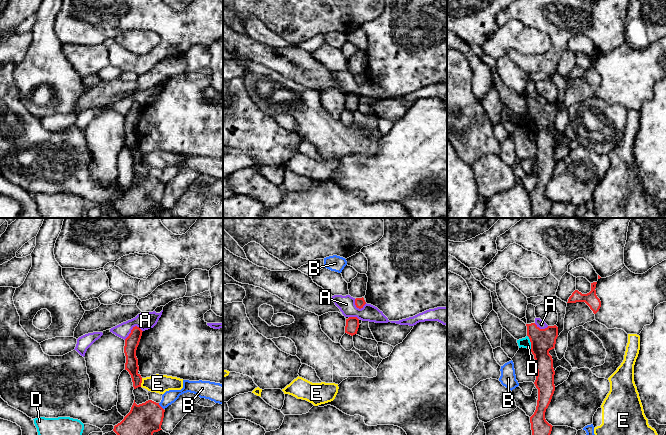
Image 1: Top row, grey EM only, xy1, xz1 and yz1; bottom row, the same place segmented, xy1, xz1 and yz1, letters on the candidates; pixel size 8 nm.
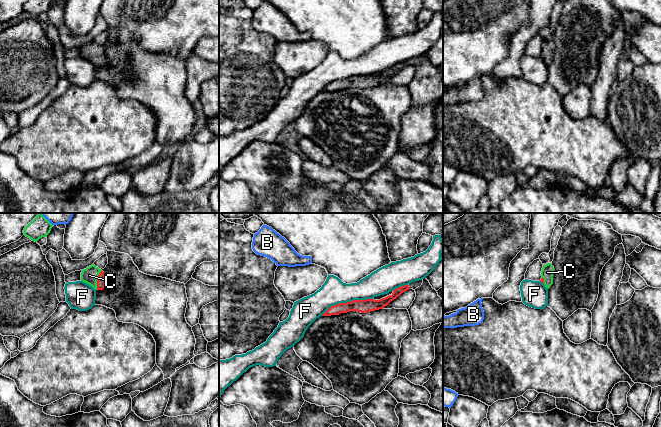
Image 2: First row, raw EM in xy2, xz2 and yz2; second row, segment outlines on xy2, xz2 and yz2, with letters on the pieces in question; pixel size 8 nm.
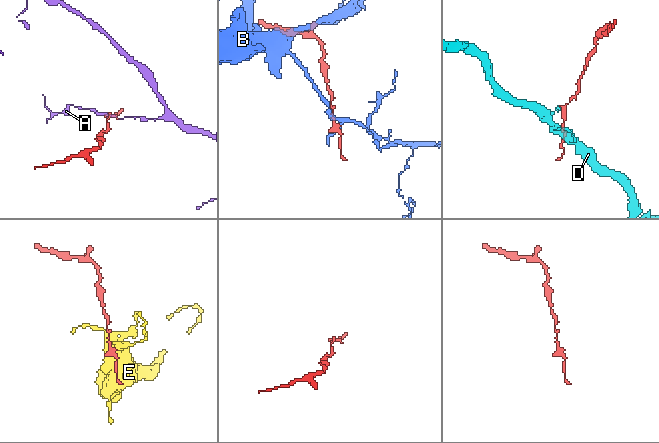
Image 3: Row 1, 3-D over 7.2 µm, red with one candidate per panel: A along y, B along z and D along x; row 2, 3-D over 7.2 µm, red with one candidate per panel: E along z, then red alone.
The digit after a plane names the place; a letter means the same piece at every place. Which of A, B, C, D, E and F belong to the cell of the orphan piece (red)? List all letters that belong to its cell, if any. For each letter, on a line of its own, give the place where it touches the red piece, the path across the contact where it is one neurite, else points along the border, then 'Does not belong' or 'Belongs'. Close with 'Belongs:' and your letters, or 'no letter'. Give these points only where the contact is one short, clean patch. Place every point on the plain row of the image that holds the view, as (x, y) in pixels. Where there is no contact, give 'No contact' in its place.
A: Touches red at xy1 (132, 105). Boundary: xy1 (142, 106), (135, 102), (124, 115). Does not belong
B: Touches red at xy1 (160, 182). Boundary: xy1 (158, 179), (163, 185). Does not belong
C: Touches red at xy2 (97, 55). Path across: xy2 (101, 60), (97, 55), (89, 51). Belongs
D: Touches red at yz1 (530, 117). Boundary: yz1 (527, 111), (531, 124). Does not belong
E: Touches red at xy1 (141, 158). Boundary: xy1 (142, 154), (140, 162). Does not belong
F: Touches red at xz2 (347, 78). Does not belong
Belongs: C

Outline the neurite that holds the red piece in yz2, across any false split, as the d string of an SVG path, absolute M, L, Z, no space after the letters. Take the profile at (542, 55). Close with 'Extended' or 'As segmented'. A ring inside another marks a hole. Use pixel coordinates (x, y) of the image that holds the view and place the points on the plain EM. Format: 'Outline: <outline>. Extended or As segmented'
Outline: M548 39L546 41L543 41L542 47L541 47L541 58L545 61L546 64L550 64L550 62L553 60L553 50L554 50L554 43L551 39Z. Extended

